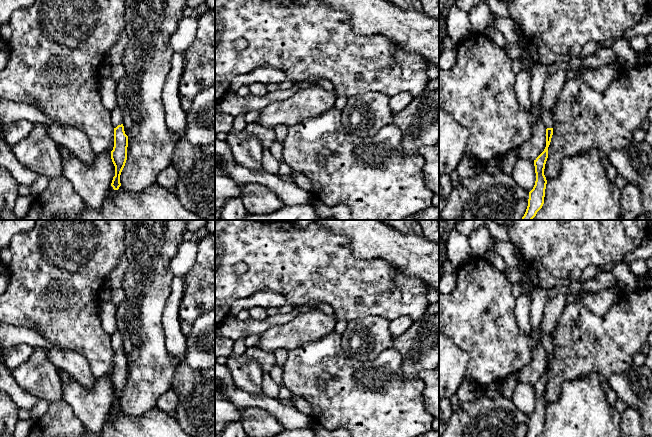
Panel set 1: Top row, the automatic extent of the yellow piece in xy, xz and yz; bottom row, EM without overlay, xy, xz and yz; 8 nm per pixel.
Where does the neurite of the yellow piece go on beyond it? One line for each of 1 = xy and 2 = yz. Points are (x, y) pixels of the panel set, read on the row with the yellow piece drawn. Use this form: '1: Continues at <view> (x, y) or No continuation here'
1: Continues at xy (116, 115)
2: Continues at yz (545, 115)

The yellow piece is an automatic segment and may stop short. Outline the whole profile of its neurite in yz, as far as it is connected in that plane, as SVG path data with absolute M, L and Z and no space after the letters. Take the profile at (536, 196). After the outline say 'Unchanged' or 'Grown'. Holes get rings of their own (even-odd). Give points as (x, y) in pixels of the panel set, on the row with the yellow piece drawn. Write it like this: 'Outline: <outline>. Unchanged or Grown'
Outline: M538 108L535 114L546 126L546 147L544 151L534 160L536 181L533 189L529 192L528 206L521 220L532 220L544 204L547 180L544 175L545 164L548 158L548 147L553 135L552 111Z. Grown

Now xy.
Outline: M119 106L111 111L111 121L114 126L114 147L111 151L111 159L115 166L115 176L111 186L118 190L121 186L120 175L127 160L128 136L125 134L122 124L123 113Z. Grown

